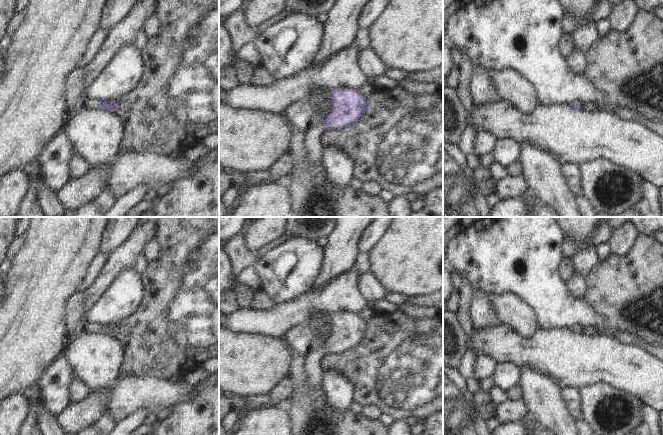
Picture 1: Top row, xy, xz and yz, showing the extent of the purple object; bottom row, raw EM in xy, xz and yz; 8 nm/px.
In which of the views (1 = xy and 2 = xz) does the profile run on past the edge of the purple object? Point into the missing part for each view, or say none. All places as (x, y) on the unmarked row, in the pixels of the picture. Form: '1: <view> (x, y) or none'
1: xy (89, 328)
2: xz (312, 366)

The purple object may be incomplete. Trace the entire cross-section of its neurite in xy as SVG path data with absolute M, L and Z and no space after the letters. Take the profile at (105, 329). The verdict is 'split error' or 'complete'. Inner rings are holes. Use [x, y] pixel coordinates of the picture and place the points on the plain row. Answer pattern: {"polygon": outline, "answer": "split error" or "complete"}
{"polygon": "M87 323L84 328L83 333L92 333L95 335L114 335L120 331L118 325L95 325L91 323Z", "answer": "split error"}

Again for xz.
{"polygon": "M338 312L329 315L329 319L331 334L322 346L312 347L305 358L304 369L313 388L322 385L322 358L327 354L341 355L356 347L366 332L366 323L359 314Z", "answer": "split error"}

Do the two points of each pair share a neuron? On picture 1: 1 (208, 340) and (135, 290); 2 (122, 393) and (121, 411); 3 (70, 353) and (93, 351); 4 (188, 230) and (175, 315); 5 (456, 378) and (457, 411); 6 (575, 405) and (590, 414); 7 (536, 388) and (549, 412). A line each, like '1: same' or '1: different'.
1: different
2: same
3: same
4: same
5: same
6: different
7: same

